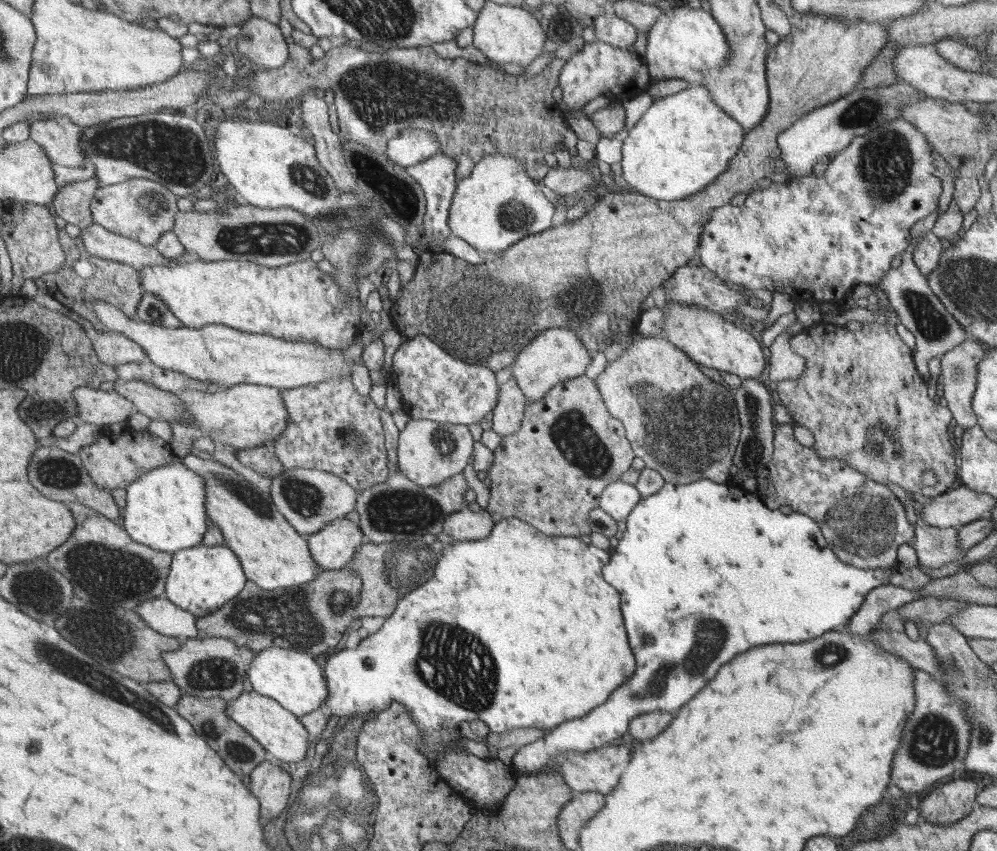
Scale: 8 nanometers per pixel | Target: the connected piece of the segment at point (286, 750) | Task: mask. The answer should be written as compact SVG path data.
M244 691L242 695L227 704L227 715L242 728L247 729L255 740L268 752L282 762L300 762L306 758L310 748L308 732L295 713L284 708L272 697L262 696L256 691Z

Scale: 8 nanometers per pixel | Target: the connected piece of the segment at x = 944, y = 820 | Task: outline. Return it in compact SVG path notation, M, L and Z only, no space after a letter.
M948 781L929 793L920 803L923 820L930 824L952 824L962 820L976 806L980 786L976 781Z

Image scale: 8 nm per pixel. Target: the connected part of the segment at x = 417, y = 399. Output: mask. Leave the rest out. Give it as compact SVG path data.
M428 335L408 338L392 356L391 378L402 392L405 410L412 418L438 423L476 424L488 420L499 403L500 376L485 364L466 363L437 345Z

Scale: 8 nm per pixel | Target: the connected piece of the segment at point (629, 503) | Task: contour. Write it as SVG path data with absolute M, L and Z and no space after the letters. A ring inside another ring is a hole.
M619 480L608 484L599 500L599 508L608 513L615 521L620 522L620 520L627 519L641 499L635 484L625 484Z

